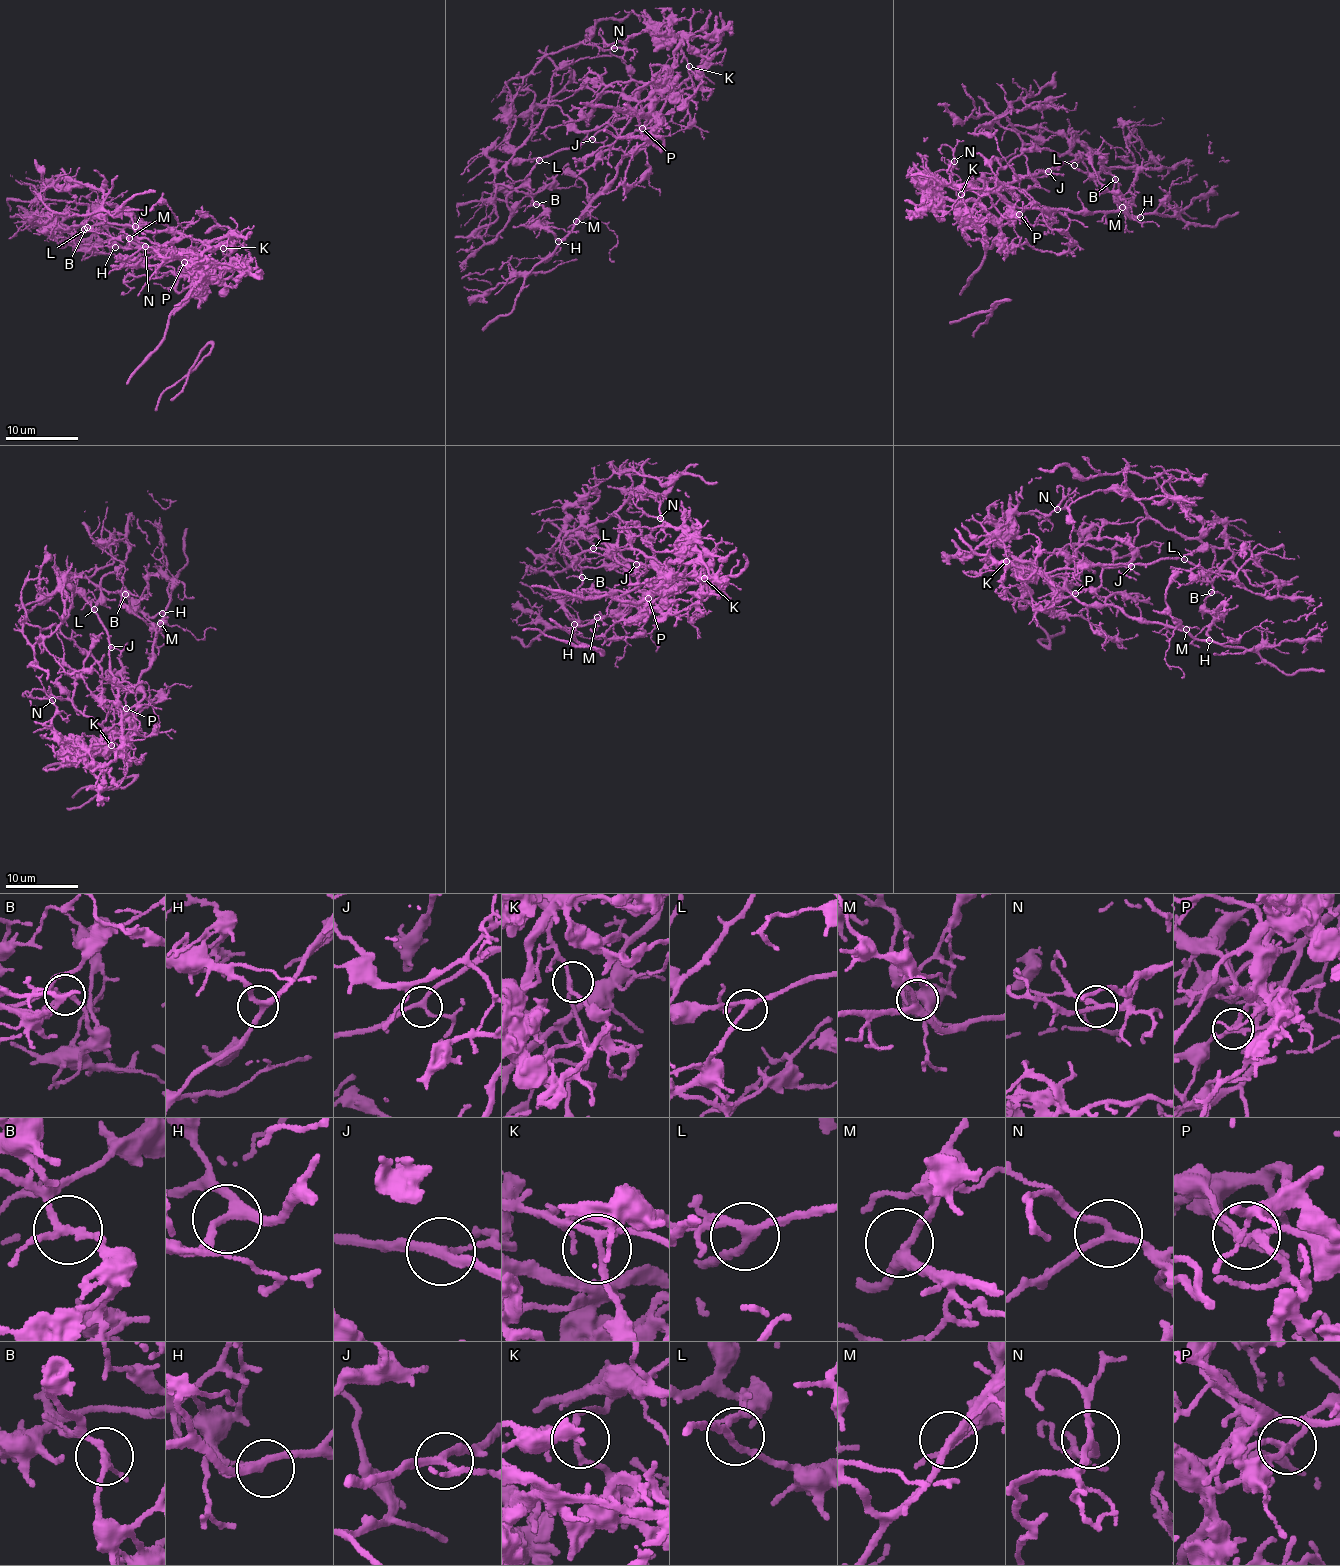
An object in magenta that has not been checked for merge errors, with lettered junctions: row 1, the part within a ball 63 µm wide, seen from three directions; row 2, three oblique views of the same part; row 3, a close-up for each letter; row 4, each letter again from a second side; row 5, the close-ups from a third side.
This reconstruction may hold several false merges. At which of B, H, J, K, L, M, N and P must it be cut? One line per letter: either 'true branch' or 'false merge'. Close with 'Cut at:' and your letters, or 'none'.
B: false merge
H: true branch
J: true branch
K: true branch
L: true branch
M: true branch
N: true branch
P: false merge
Cut at: B, P

